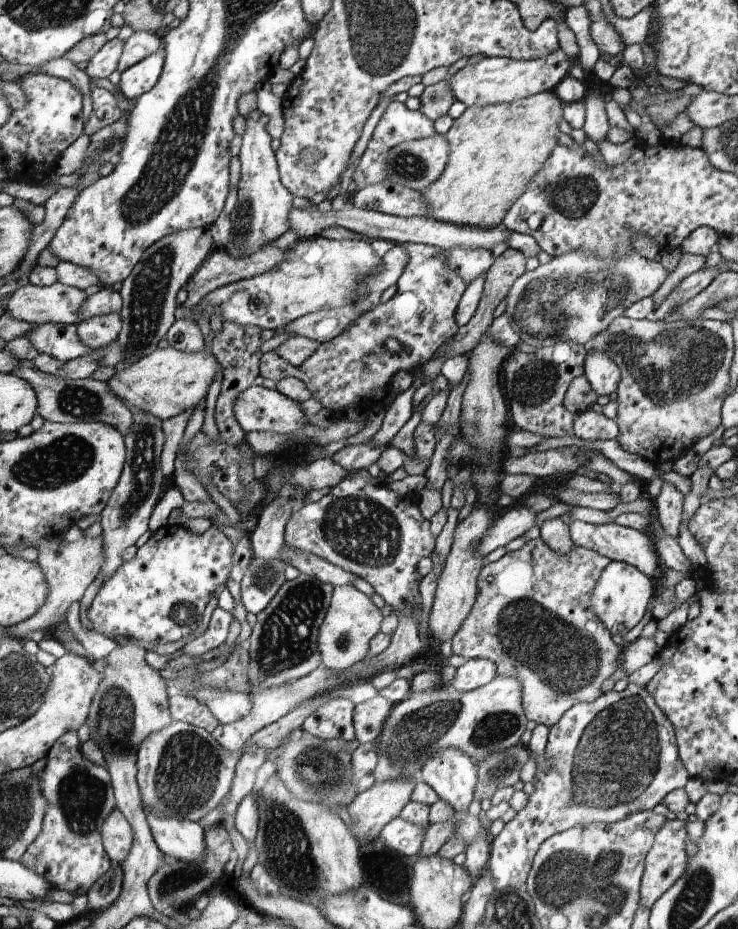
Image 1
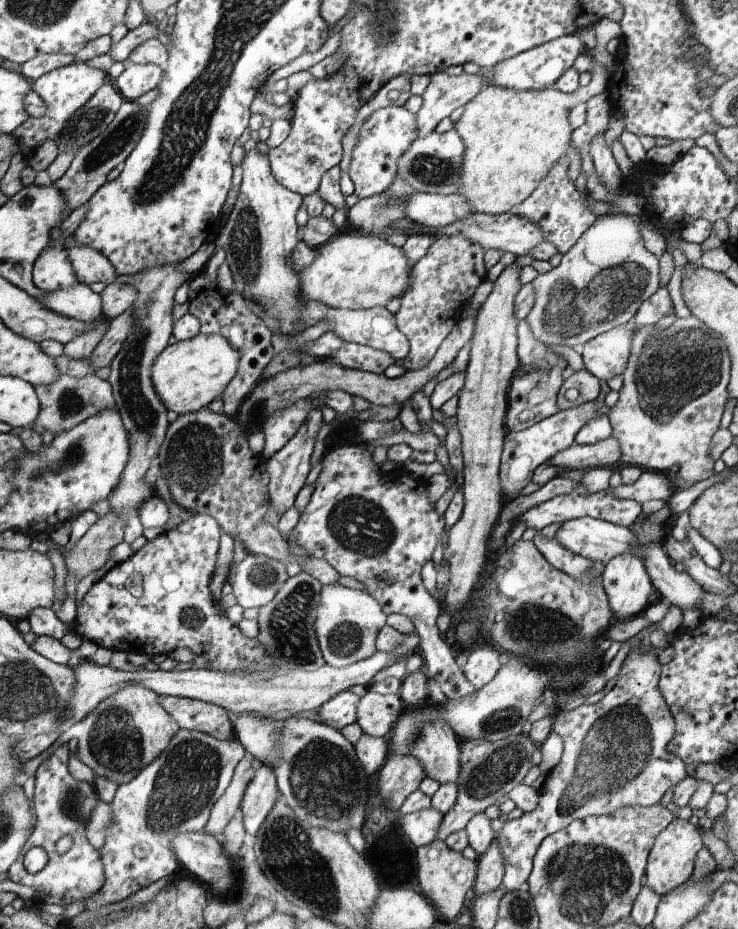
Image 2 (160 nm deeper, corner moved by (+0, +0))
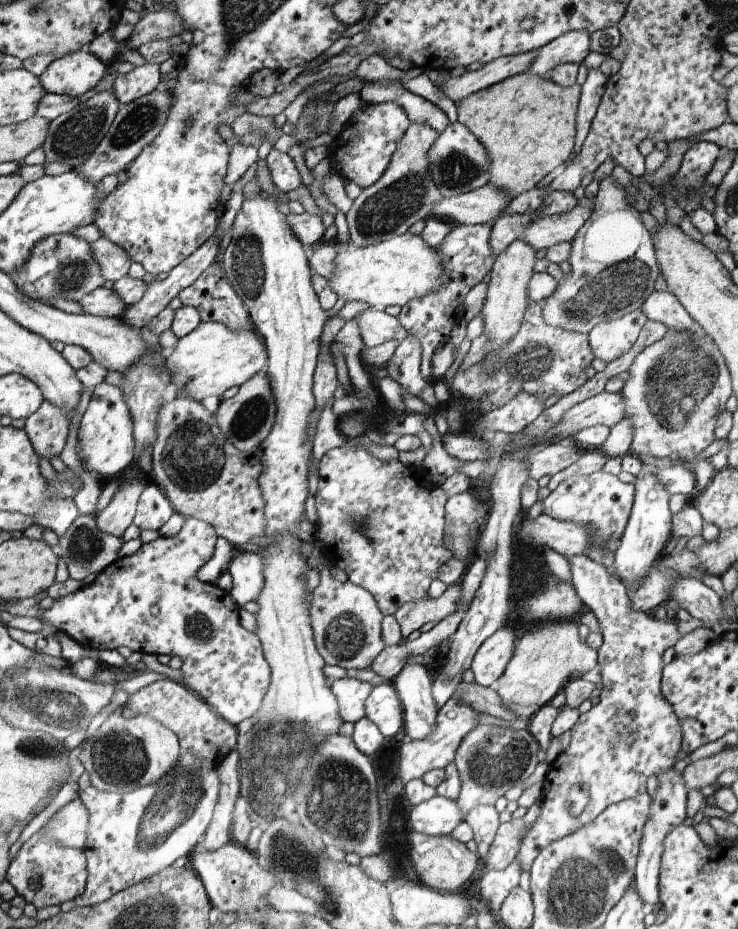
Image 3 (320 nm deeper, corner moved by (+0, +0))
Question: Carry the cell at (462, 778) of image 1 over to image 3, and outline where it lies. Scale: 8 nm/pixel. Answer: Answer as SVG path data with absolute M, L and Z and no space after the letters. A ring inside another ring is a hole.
M406 660L392 683L403 706L406 740L424 738L436 727L439 711L431 693L433 682L427 668Z

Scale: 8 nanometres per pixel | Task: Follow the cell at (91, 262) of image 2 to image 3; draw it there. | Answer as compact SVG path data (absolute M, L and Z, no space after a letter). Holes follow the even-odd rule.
M100 237L91 244L91 253L99 263L105 280L116 282L127 274L132 263L128 253L108 237Z

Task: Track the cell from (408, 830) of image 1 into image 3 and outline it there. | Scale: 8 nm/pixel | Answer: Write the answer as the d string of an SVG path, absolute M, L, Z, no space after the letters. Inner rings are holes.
M438 794L413 806L410 814L414 832L432 836L450 835L463 821L462 809L457 799Z

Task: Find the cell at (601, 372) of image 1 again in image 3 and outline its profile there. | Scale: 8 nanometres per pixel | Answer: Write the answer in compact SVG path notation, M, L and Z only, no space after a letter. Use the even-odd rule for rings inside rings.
M640 308L614 321L602 321L588 334L592 354L606 364L622 357L635 345L647 320L647 314Z

